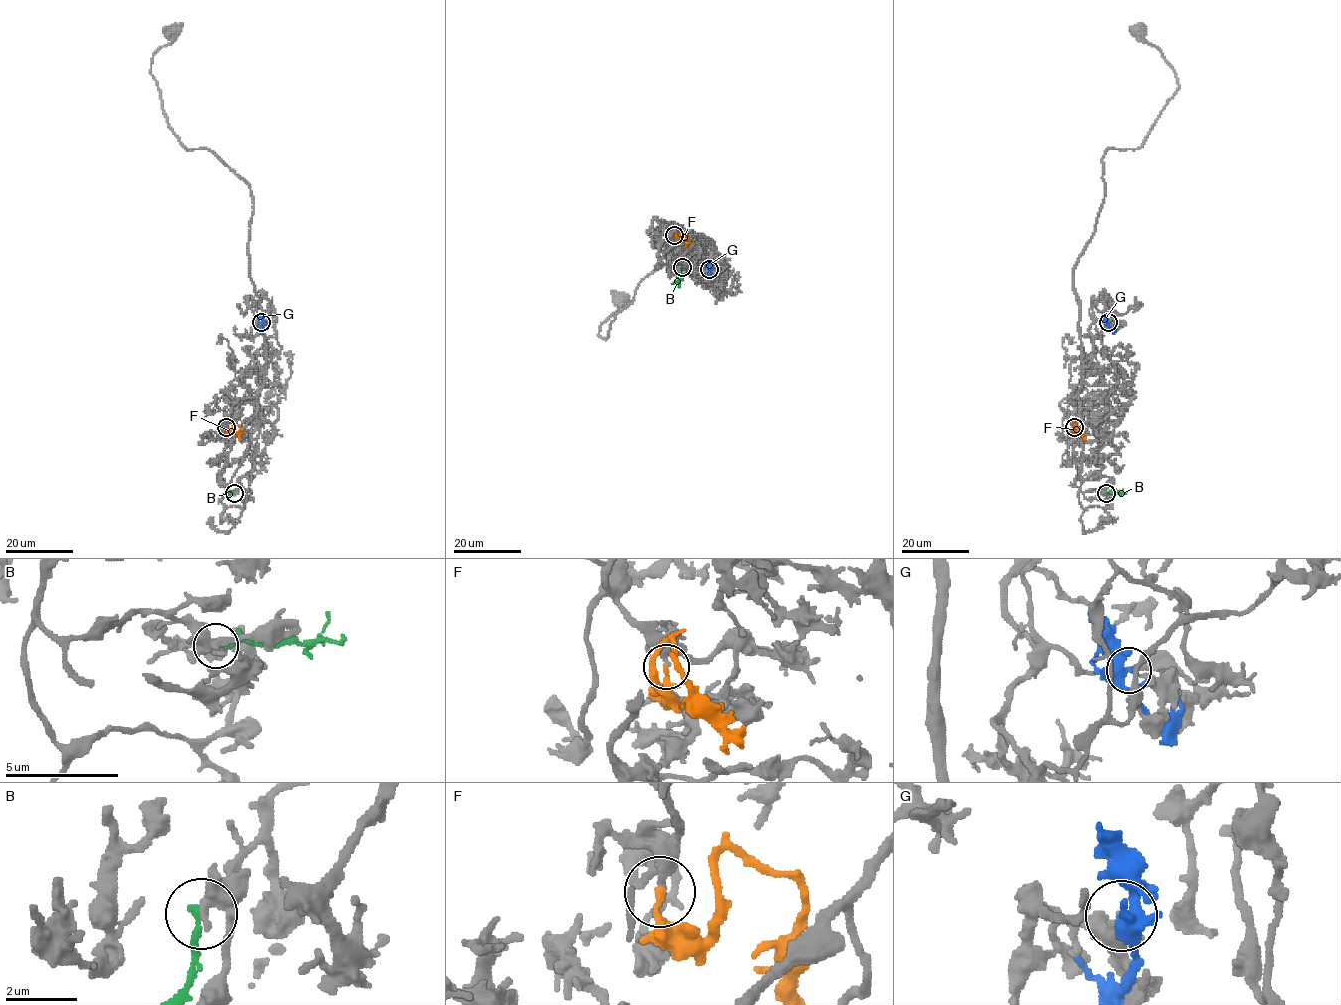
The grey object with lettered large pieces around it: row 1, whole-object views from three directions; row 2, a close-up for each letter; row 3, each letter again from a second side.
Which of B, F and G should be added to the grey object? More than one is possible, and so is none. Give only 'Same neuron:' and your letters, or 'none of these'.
Same neuron: none of these

